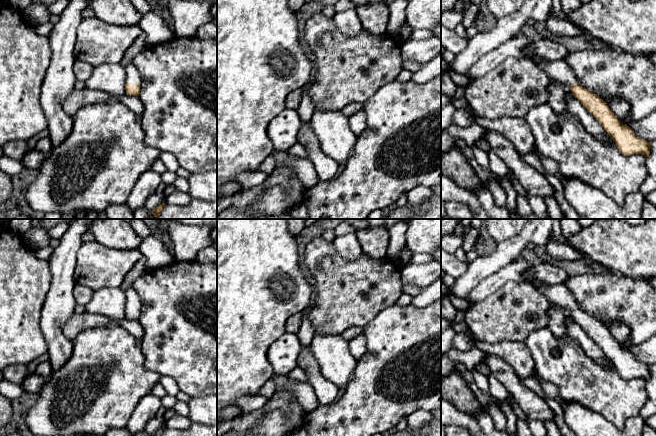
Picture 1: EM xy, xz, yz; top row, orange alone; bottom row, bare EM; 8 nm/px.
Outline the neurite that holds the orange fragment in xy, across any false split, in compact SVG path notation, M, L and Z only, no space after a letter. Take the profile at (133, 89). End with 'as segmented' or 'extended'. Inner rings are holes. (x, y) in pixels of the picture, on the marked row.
M132 64L127 65L126 84L125 84L126 94L139 96L140 83L141 83L141 77L138 70Z; extended

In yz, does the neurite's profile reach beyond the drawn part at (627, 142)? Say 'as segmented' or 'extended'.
extended

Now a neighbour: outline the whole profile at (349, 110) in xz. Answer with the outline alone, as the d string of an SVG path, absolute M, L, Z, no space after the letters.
M352 102L347 104L342 110L341 112L347 117L350 118L352 117L354 114L356 114L358 111L360 111L363 107L363 103L359 103L359 102Z

